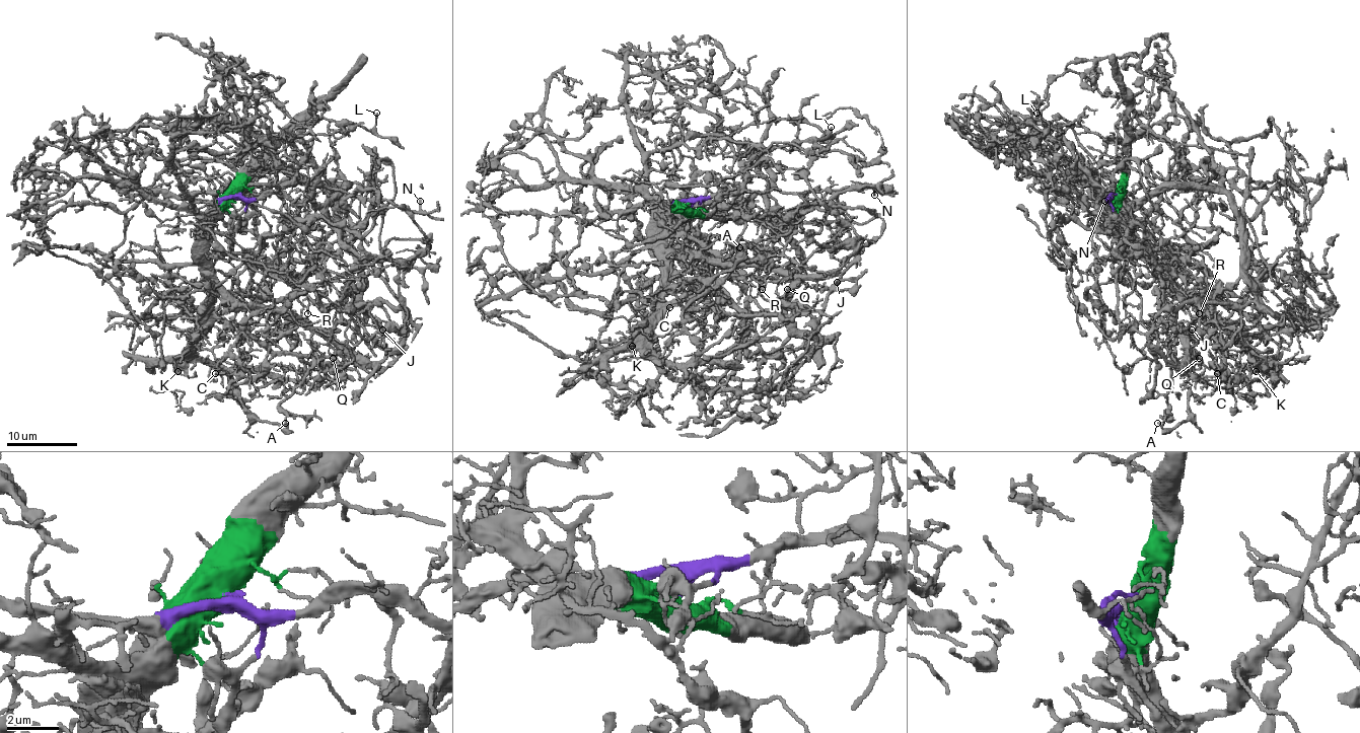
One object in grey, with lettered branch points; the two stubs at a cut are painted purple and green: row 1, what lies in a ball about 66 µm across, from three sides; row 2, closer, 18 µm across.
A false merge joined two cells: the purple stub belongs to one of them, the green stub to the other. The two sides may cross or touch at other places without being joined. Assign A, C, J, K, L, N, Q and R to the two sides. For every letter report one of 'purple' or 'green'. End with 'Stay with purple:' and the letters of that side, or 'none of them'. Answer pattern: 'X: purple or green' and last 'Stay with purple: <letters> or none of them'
A: green
C: green
J: purple
K: green
L: purple
N: purple
Q: green
R: green
Stay with purple: J, L, N

